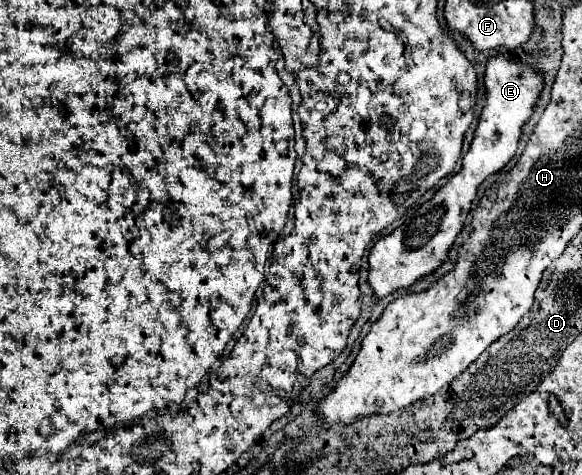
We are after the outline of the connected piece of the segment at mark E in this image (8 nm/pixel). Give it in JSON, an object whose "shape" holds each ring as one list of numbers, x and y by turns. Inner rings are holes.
{"shape":[[494,56,486,64,484,74,486,104,482,108,478,128,468,154,462,158,462,170,454,174,428,202,424,202,416,216,392,230,388,236,376,240,368,256,368,284,378,298,384,298,400,288,412,286,418,278,434,272,448,256,452,242,464,226,478,186,494,172,502,170,514,156,522,126,530,118,538,94,544,86,542,74,528,66,518,66,502,56]]}

